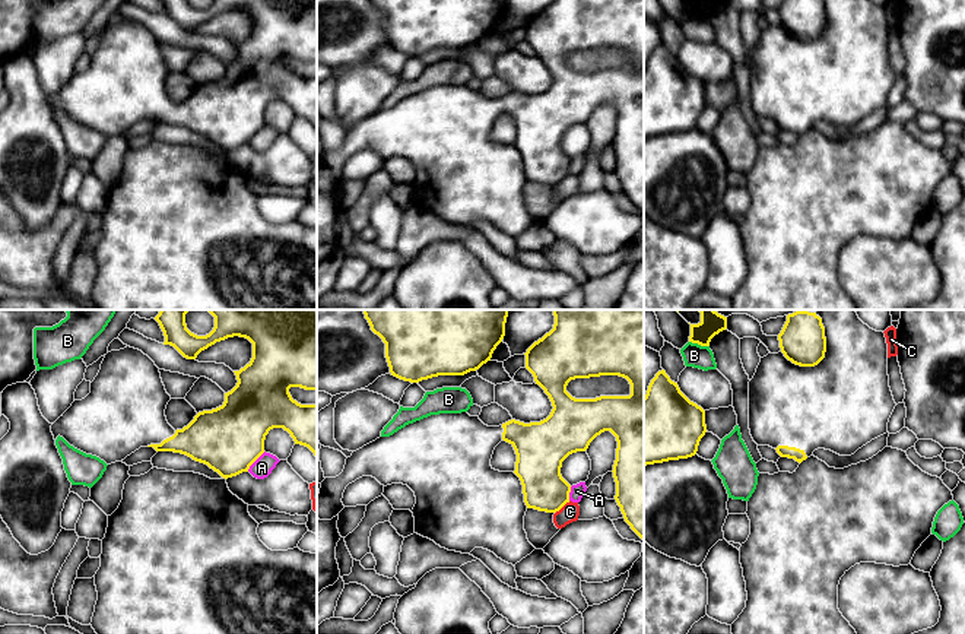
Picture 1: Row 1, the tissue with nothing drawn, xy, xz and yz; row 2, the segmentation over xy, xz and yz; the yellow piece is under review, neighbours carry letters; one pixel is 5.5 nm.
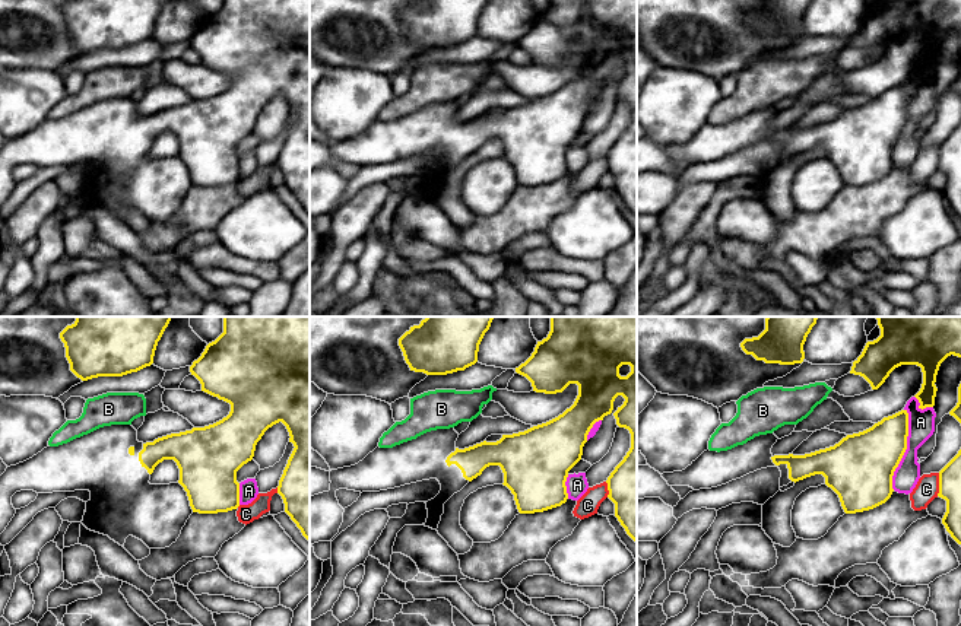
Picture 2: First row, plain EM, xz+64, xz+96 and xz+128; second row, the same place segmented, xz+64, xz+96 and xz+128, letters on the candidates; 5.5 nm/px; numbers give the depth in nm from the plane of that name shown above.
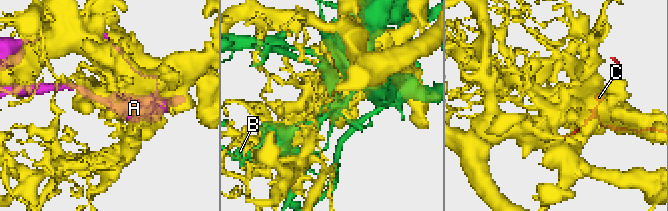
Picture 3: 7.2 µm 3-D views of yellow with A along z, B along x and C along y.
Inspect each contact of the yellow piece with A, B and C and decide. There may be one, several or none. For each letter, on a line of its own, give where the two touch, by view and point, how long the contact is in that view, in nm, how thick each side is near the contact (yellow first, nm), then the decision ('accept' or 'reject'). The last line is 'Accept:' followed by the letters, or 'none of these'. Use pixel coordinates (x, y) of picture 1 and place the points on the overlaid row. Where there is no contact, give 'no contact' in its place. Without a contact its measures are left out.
A: contact xy (254, 460); length 150 nm; calibres 380 and 110 nm; reject
B: contact yz (700, 344); length 120 nm; calibres 130 and 130 nm; reject
C: contact xz (562, 506); length 110 nm; calibres 240 and 100 nm; reject
Accept: none of these

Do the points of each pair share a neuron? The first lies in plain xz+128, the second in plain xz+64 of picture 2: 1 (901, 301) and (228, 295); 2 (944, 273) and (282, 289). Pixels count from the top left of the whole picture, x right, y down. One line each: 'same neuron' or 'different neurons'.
1: same neuron
2: different neurons

